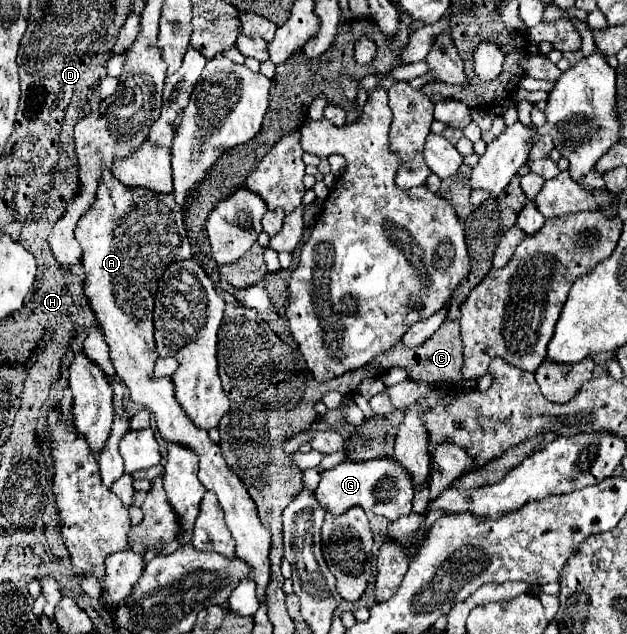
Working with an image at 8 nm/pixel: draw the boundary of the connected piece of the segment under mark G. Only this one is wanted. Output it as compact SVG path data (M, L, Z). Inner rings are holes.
M392 458L368 460L368 464L342 462L332 470L322 472L322 480L314 494L318 504L334 516L344 514L354 506L362 506L364 510L386 516L388 520L398 520L400 516L408 516L412 512L414 484L410 484L410 476L406 476L406 472L402 472L402 466Z

